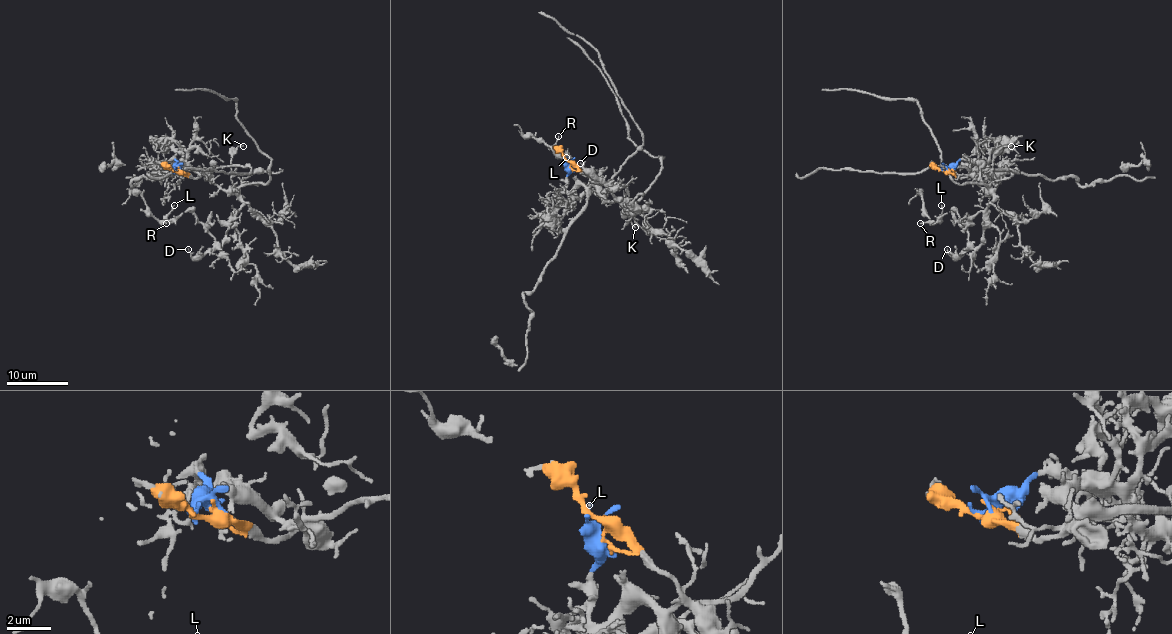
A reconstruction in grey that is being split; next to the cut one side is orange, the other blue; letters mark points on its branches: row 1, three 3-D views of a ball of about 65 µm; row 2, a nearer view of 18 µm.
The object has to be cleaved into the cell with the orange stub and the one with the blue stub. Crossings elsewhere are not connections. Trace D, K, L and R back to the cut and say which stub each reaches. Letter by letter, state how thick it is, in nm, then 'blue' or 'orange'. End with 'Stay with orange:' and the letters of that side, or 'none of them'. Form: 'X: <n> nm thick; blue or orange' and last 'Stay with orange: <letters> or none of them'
D: 100 nm thick; orange
K: 110 nm thick; orange
L: 180 nm thick; orange
R: 140 nm thick; orange
Stay with orange: D, K, L, R

